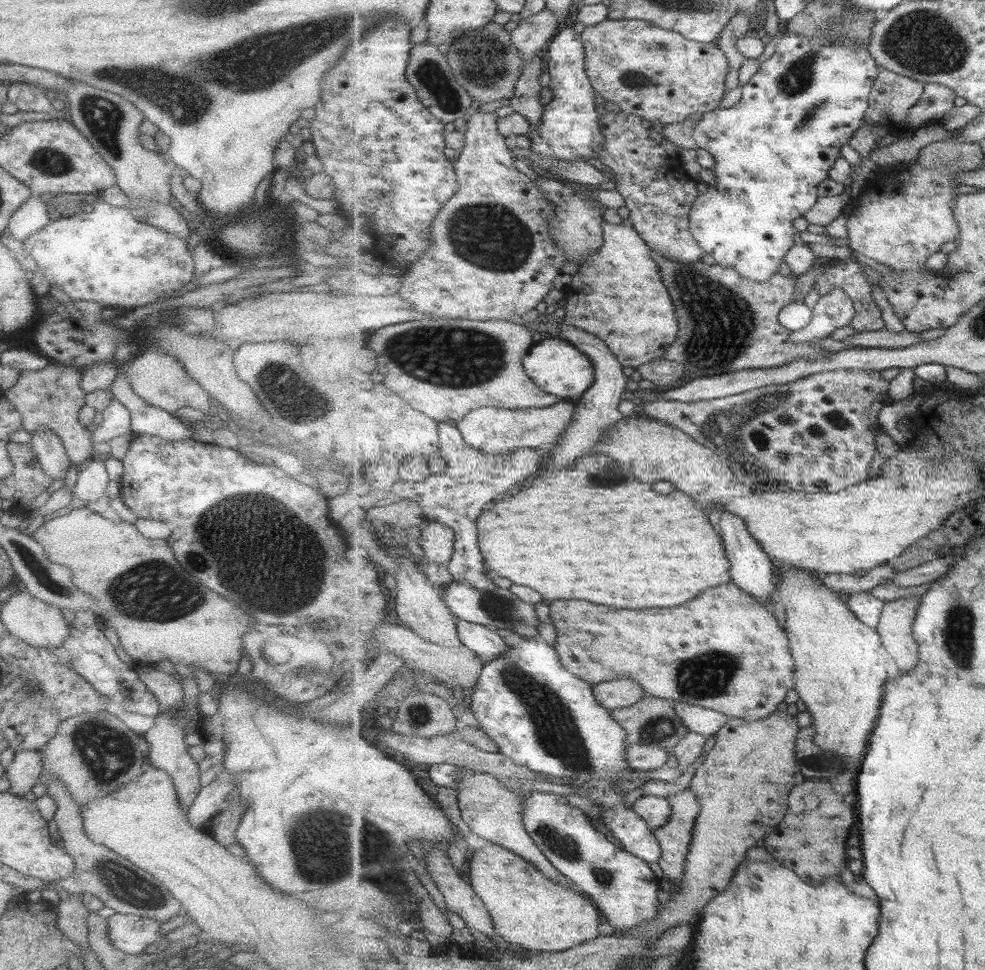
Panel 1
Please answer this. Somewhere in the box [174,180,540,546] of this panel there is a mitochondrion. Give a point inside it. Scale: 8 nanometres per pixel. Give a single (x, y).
(456, 357)

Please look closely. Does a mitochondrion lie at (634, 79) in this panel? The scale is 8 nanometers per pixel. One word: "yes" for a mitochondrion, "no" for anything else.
yes

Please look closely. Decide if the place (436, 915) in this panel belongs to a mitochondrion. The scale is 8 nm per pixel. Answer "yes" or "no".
no

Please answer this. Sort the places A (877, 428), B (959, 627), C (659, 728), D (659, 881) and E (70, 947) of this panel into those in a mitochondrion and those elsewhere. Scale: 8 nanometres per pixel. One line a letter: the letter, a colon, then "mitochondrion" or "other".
A: other
B: mitochondrion
C: mitochondrion
D: other
E: other

